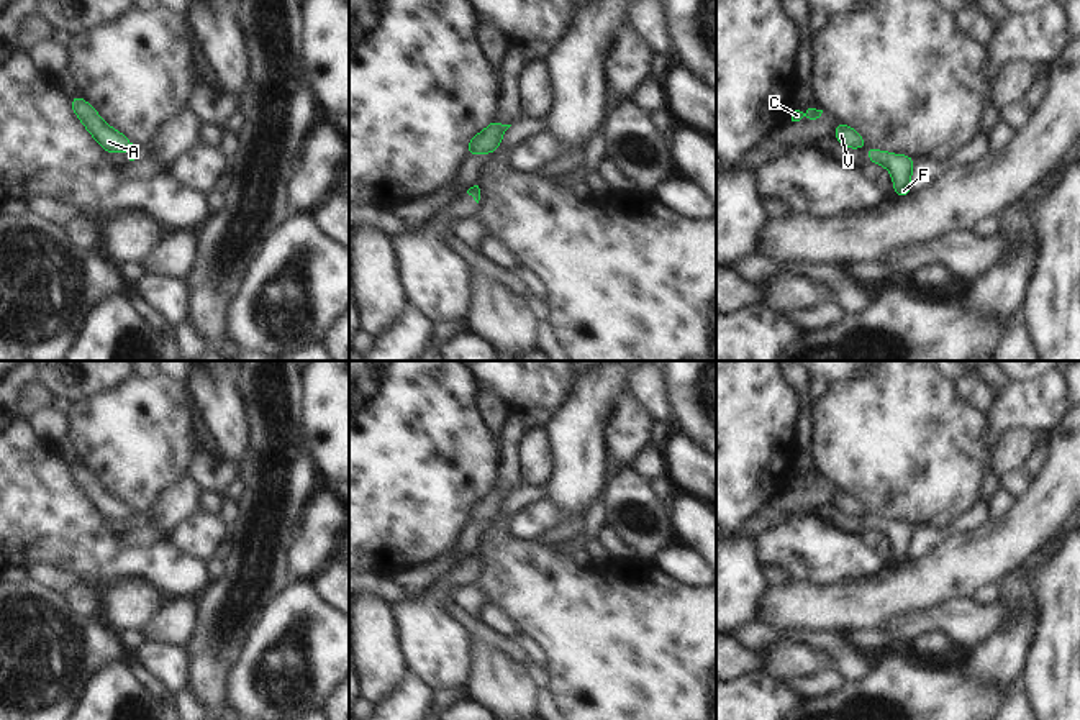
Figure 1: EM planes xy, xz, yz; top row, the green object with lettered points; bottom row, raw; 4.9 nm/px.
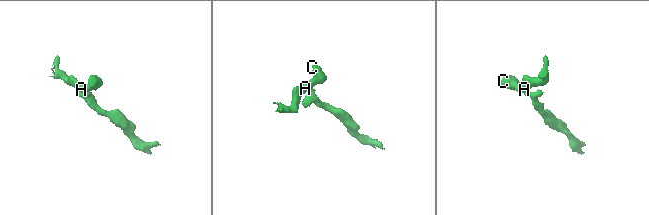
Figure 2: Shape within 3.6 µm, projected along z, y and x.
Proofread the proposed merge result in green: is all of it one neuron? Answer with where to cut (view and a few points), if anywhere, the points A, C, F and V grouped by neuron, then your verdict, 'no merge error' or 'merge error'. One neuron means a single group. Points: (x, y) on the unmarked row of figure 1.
cut in xy along (131, 514), (128, 519); A C V / F; merge error

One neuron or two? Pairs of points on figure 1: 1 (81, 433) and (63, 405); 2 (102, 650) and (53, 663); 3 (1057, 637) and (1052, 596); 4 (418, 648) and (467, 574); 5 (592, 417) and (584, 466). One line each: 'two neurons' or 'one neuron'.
1: two neurons
2: one neuron
3: one neuron
4: one neuron
5: one neuron

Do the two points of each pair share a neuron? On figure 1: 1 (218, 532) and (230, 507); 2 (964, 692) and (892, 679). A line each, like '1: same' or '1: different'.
1: different
2: same

